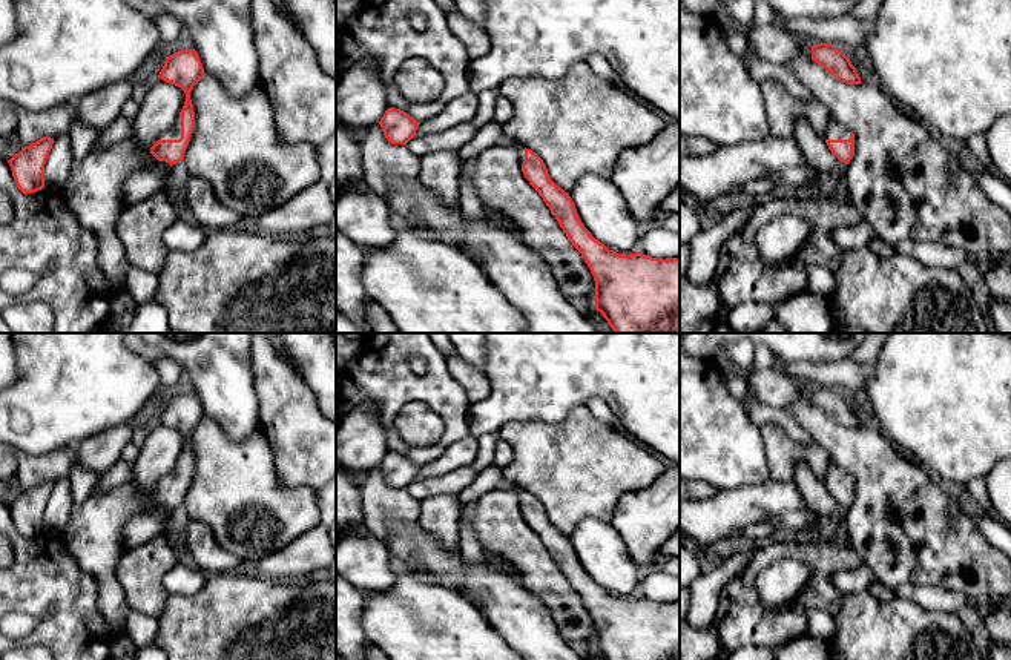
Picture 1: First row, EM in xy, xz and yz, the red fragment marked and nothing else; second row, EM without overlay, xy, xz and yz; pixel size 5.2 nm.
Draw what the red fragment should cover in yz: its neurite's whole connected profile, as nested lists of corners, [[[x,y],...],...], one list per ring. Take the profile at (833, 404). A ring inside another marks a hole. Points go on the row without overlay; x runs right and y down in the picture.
[[[818,387],[816,390],[812,390],[812,404],[844,427],[862,427],[850,402],[832,387]]]

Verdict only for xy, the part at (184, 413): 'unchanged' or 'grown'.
grown

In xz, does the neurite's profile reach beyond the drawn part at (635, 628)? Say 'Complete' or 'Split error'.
Split error

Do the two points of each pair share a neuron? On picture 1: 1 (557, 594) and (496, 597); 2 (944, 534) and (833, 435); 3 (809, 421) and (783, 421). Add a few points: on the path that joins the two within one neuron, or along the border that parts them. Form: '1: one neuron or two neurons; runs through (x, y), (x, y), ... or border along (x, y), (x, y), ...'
1: two neurons; border along (511, 570), (520, 584), (548, 608), (556, 626)
2: one neuron; runs through (919, 507), (915, 507), (862, 455)
3: two neurons; border along (789, 410), (815, 442)

